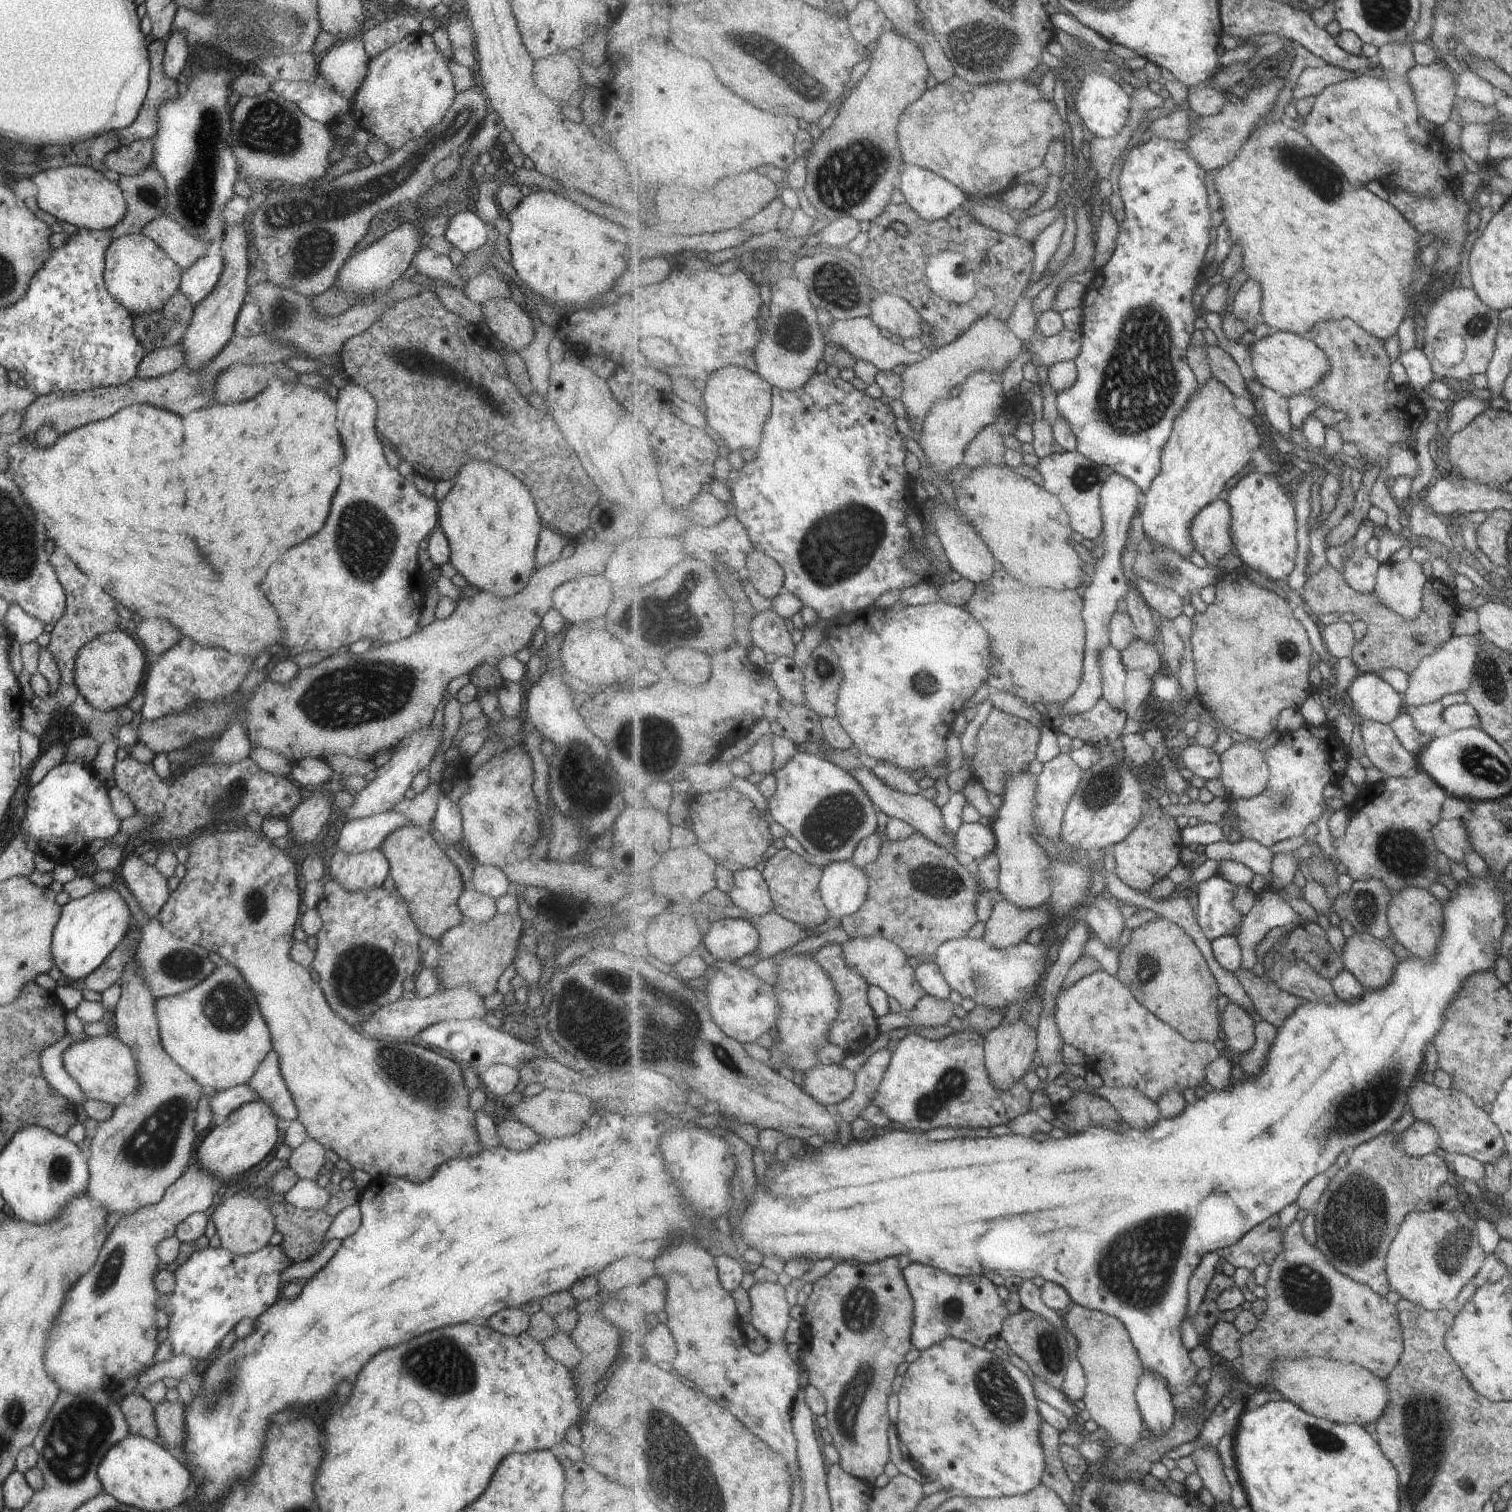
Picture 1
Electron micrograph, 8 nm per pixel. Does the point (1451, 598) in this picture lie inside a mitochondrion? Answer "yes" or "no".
no

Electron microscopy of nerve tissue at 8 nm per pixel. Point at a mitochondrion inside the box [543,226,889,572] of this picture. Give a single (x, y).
(792, 332)

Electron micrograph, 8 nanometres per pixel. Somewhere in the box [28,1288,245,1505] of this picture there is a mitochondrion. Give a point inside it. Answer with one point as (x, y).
(77, 1432)

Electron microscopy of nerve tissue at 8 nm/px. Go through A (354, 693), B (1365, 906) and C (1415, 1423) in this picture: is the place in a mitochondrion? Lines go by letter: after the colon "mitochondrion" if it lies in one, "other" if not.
A: mitochondrion
B: mitochondrion
C: mitochondrion

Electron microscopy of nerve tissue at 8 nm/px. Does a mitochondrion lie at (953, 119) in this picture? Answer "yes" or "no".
no

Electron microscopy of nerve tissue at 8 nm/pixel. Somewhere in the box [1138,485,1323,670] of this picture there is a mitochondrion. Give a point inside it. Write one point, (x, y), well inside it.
(1170, 572)

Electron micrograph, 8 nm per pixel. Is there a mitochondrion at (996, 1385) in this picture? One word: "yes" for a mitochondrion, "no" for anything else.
yes

